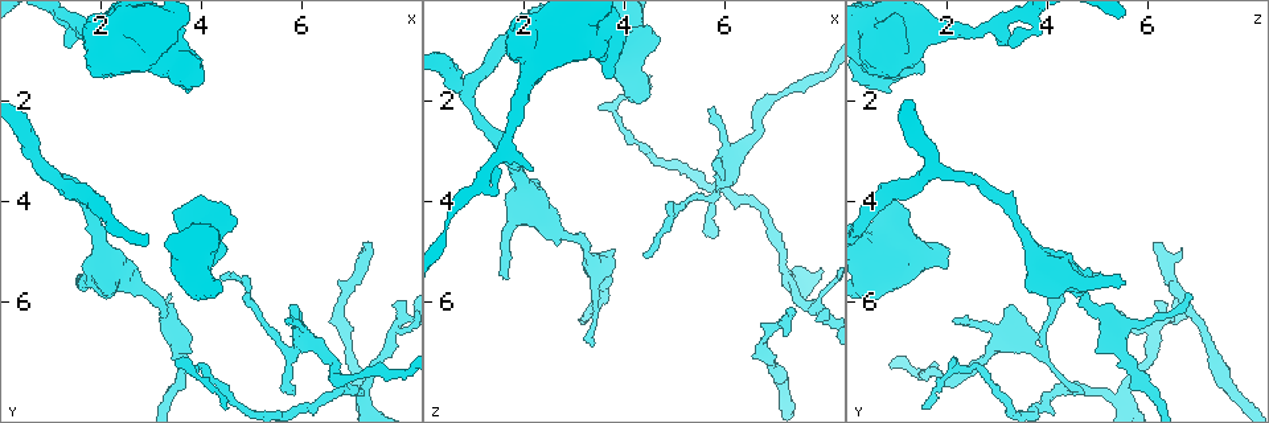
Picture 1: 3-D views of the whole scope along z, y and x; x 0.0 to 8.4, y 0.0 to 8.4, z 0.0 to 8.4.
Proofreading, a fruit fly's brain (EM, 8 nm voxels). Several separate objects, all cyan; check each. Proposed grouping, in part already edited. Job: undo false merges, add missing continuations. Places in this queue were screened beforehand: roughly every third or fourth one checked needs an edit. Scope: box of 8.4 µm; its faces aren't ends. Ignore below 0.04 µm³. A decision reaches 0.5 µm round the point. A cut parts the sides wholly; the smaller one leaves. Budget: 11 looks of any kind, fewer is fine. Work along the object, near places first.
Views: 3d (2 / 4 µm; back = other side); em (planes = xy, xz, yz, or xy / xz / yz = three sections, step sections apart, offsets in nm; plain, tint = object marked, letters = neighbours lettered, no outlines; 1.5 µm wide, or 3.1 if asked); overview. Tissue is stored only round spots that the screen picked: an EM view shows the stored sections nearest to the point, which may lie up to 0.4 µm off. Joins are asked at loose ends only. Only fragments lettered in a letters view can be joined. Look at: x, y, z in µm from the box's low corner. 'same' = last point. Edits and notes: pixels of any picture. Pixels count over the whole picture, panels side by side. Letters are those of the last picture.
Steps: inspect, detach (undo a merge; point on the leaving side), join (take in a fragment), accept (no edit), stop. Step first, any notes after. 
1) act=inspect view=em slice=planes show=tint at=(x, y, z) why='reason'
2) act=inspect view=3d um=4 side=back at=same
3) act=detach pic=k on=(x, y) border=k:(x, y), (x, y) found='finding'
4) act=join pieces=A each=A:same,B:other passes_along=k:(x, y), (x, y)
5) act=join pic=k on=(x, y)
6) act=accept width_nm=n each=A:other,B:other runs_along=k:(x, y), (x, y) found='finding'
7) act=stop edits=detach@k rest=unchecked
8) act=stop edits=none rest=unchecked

act=inspect view=em slice=planes show=letters at=(7.40, 4.85, 6.15) why='free end'

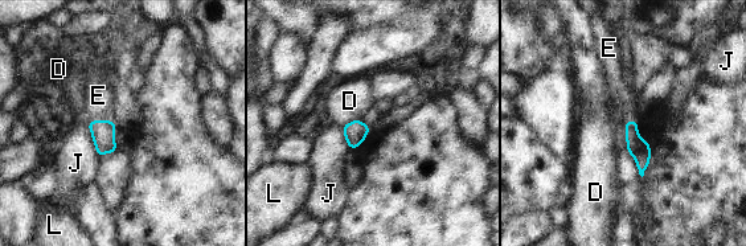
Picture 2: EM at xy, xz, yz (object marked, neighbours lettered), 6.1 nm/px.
act=join pieces=E each=D:other,E:same,J:other,L:other found='the cell continues'

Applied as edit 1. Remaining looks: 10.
act=inspect view=overview

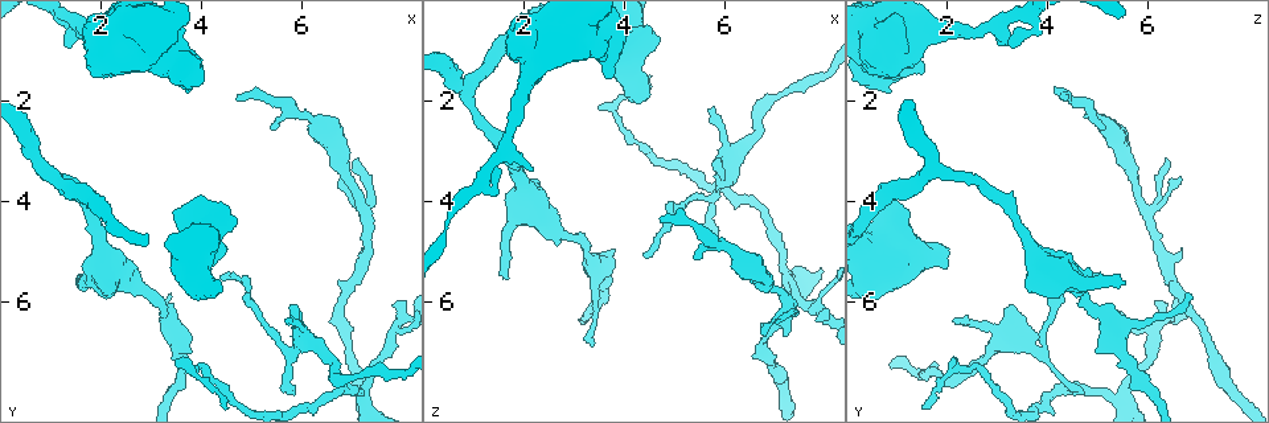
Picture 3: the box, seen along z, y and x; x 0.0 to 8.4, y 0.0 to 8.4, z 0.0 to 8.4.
act=inspect view=em slice=yz step=8 show=letters at=(4.35, 5.55, 5.10) why='thin end'

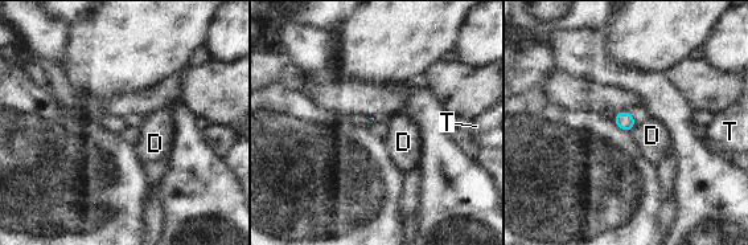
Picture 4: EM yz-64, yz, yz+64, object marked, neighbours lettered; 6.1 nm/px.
act=accept each=D:other,T:other found='none of them fits'

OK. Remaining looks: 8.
act=inspect view=em slice=xy step=8 show=letters at=(4.70, 1.95, 4.35) why='branch stops here'

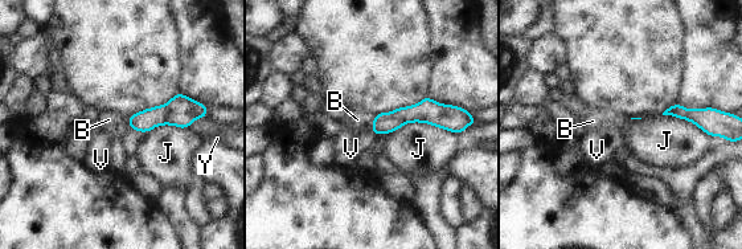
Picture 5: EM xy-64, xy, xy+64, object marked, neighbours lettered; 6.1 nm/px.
act=join pieces=B each=B:same,J:other,V:other,Y:other passes_along=5:(384, 122), (373, 122), (357, 119) found='it goes on there'

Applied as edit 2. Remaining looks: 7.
act=inspect view=overview

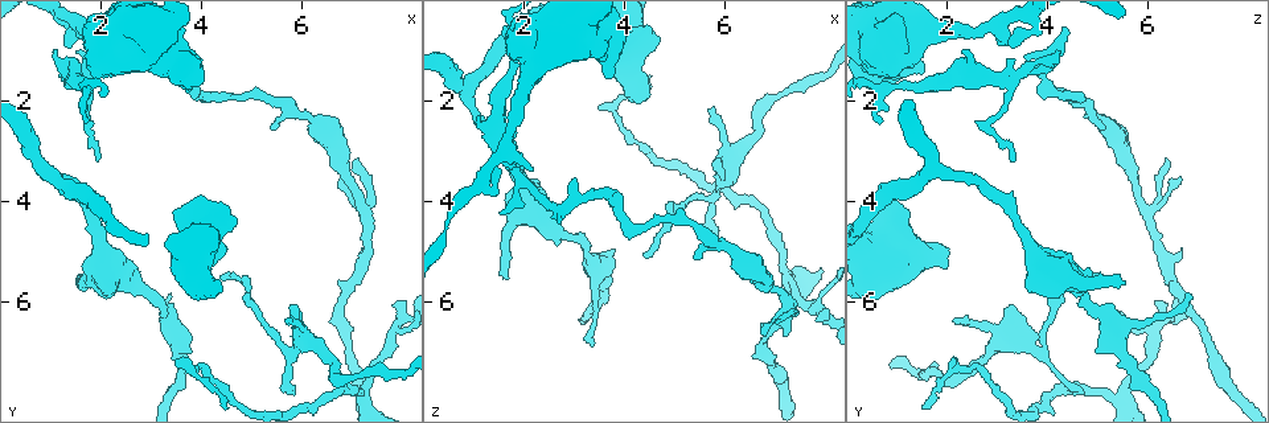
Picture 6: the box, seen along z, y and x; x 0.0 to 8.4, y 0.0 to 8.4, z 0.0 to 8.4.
act=inspect view=em slice=planes show=letters at=(5.70, 6.40, 2.25) why='branch stops here'

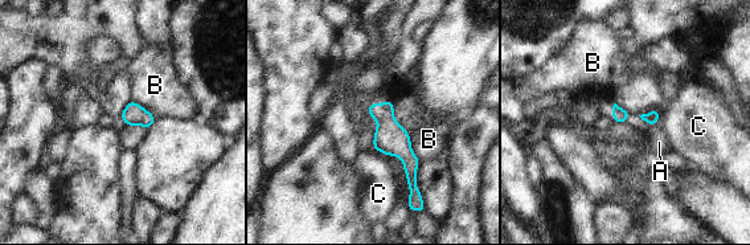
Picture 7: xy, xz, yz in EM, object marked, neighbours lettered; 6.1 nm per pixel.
act=accept width_nm=100 each=A:other,B:other,C:other runs_along=7:(373, 106), (408, 156), (413, 186) found='no lettered fragment goes on from it'

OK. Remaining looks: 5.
act=stop edits=join@2,join@5 rest=unchecked

